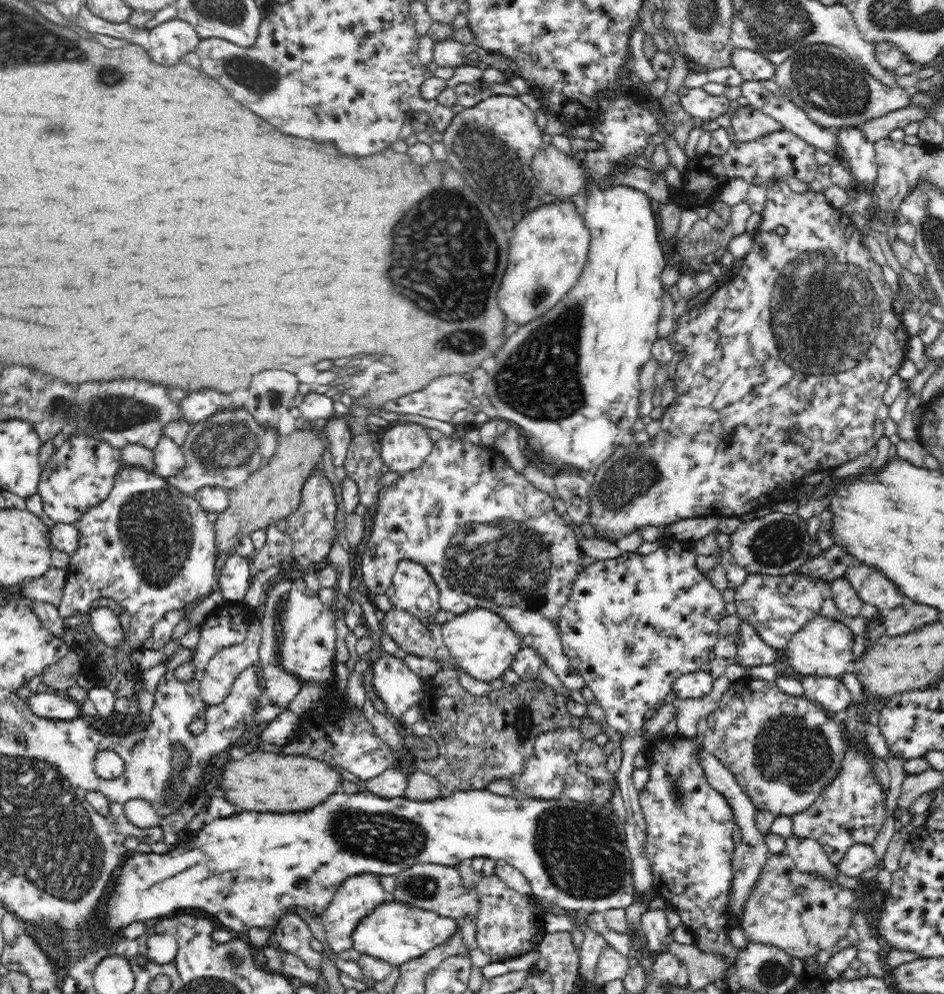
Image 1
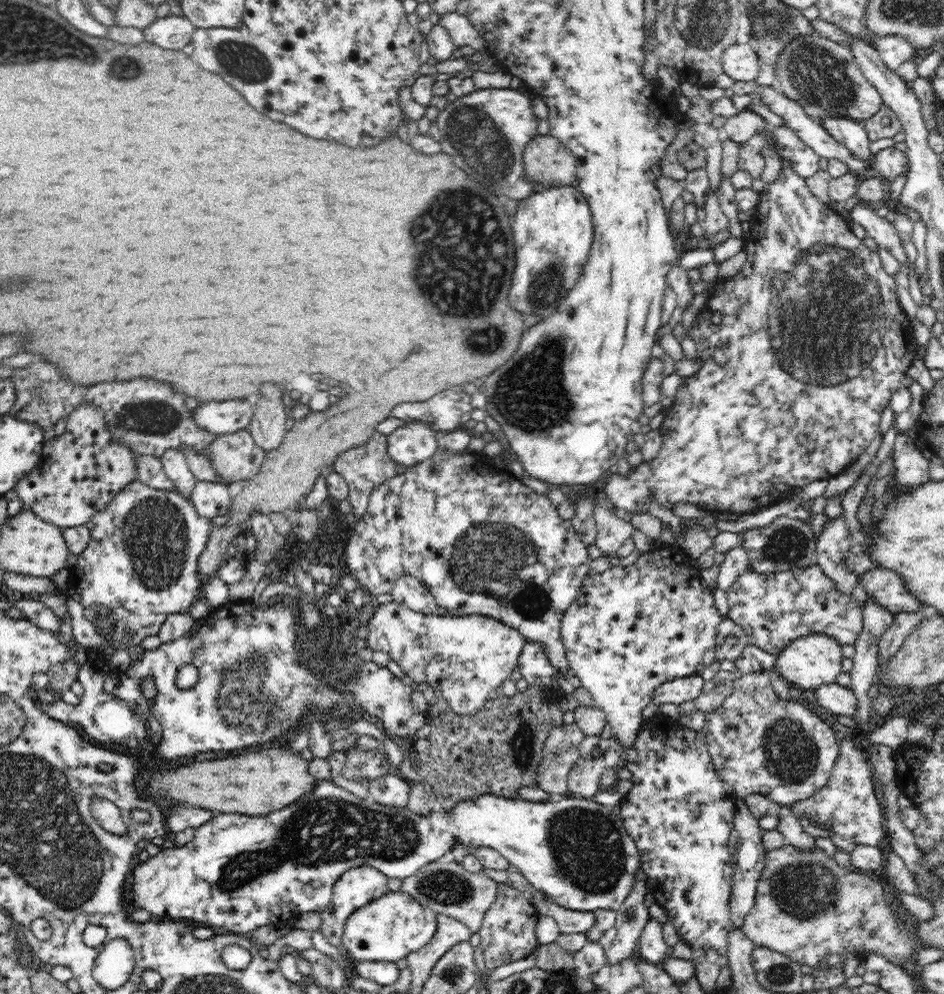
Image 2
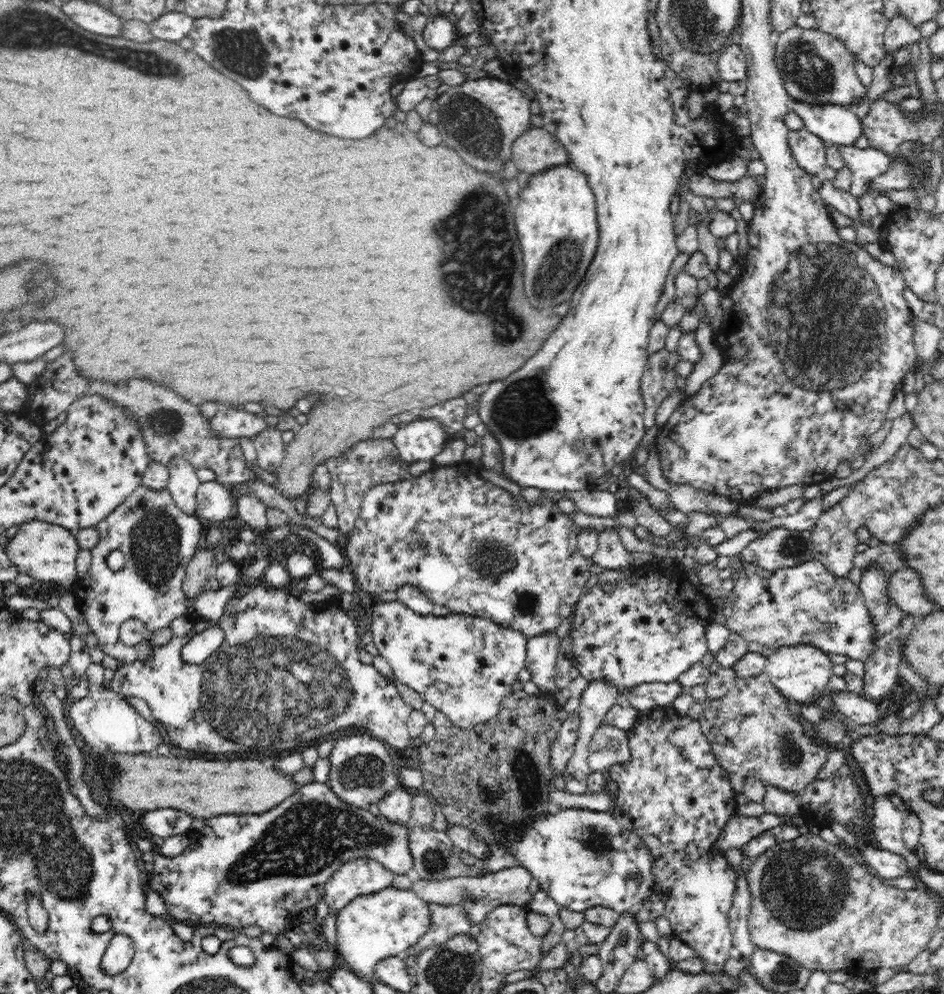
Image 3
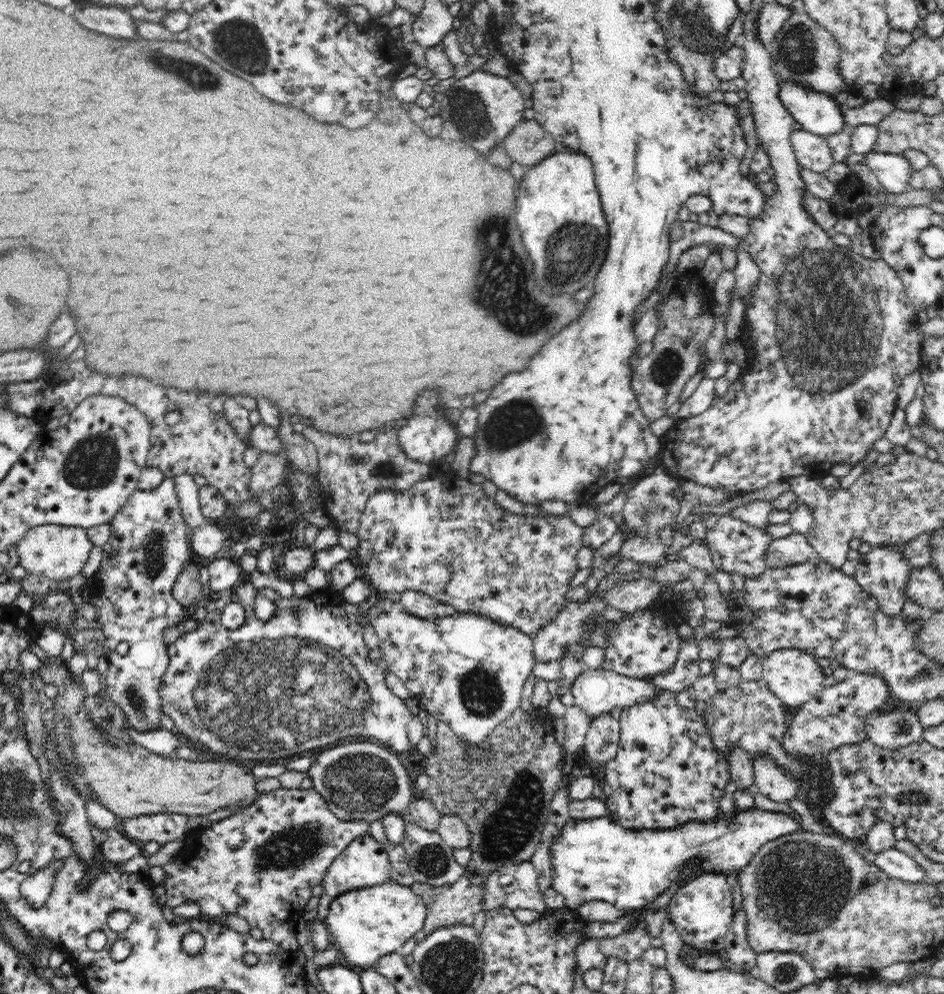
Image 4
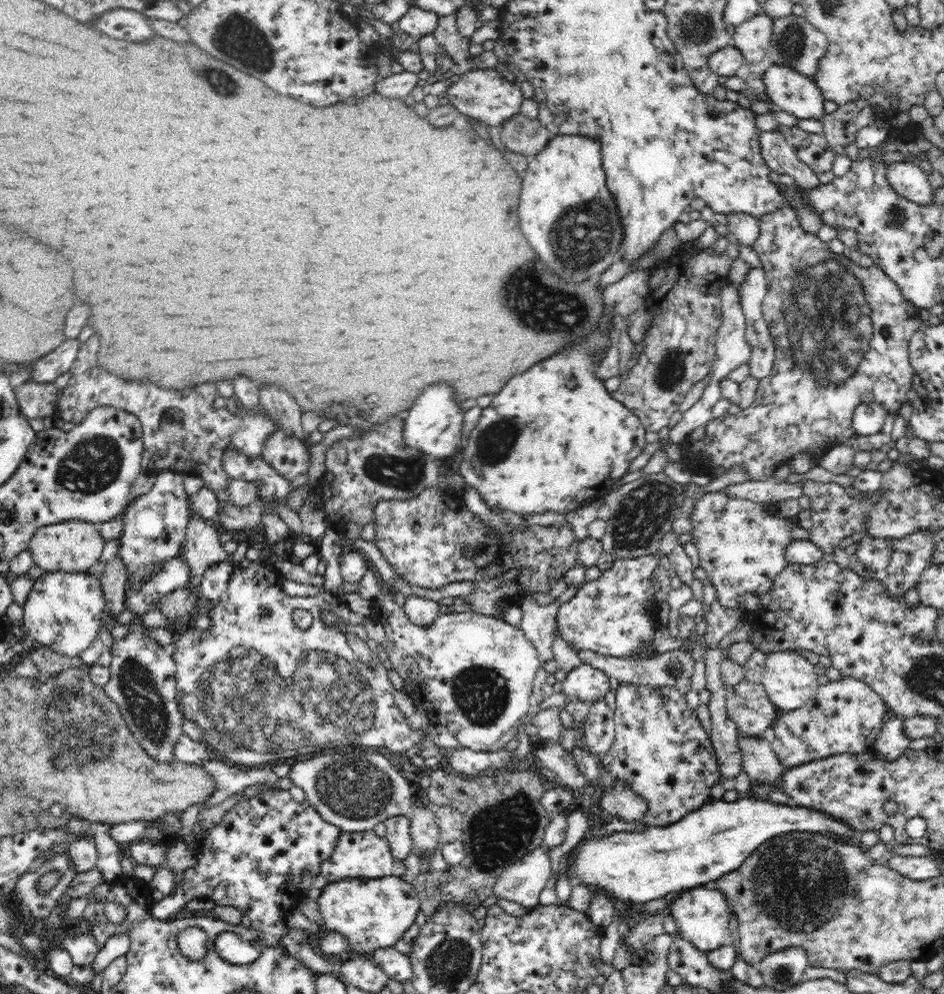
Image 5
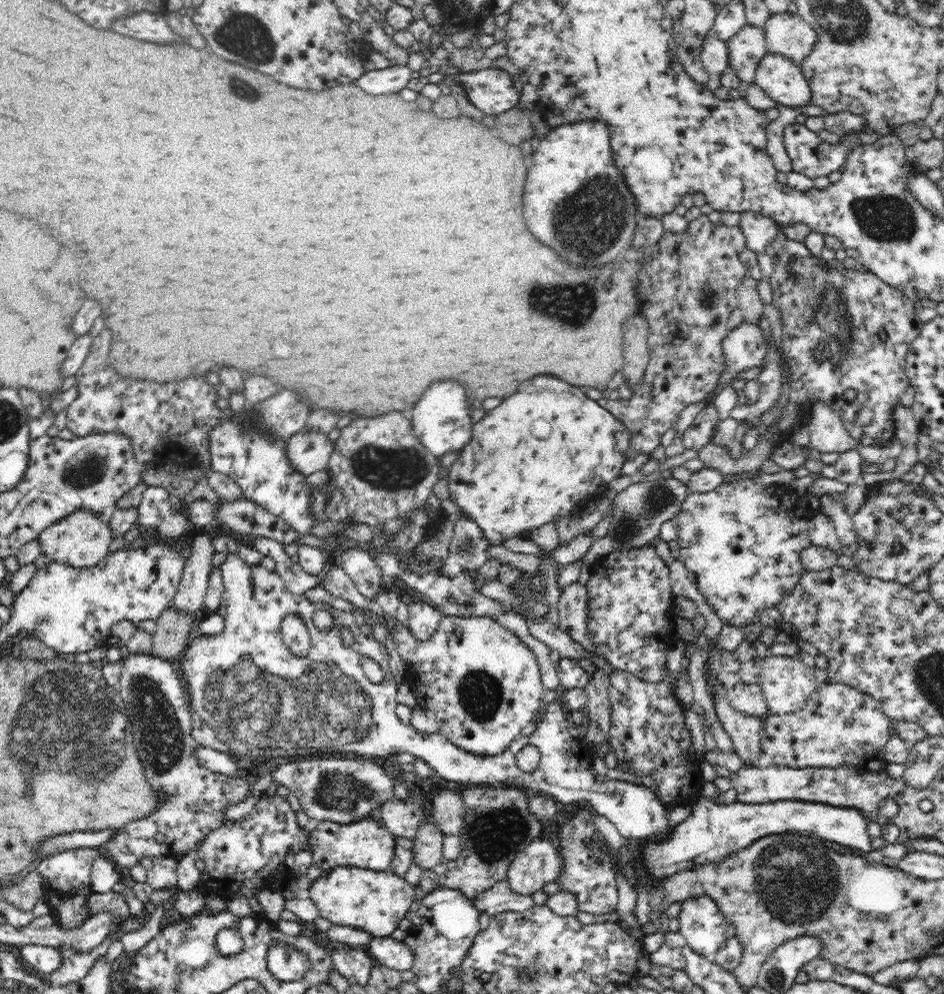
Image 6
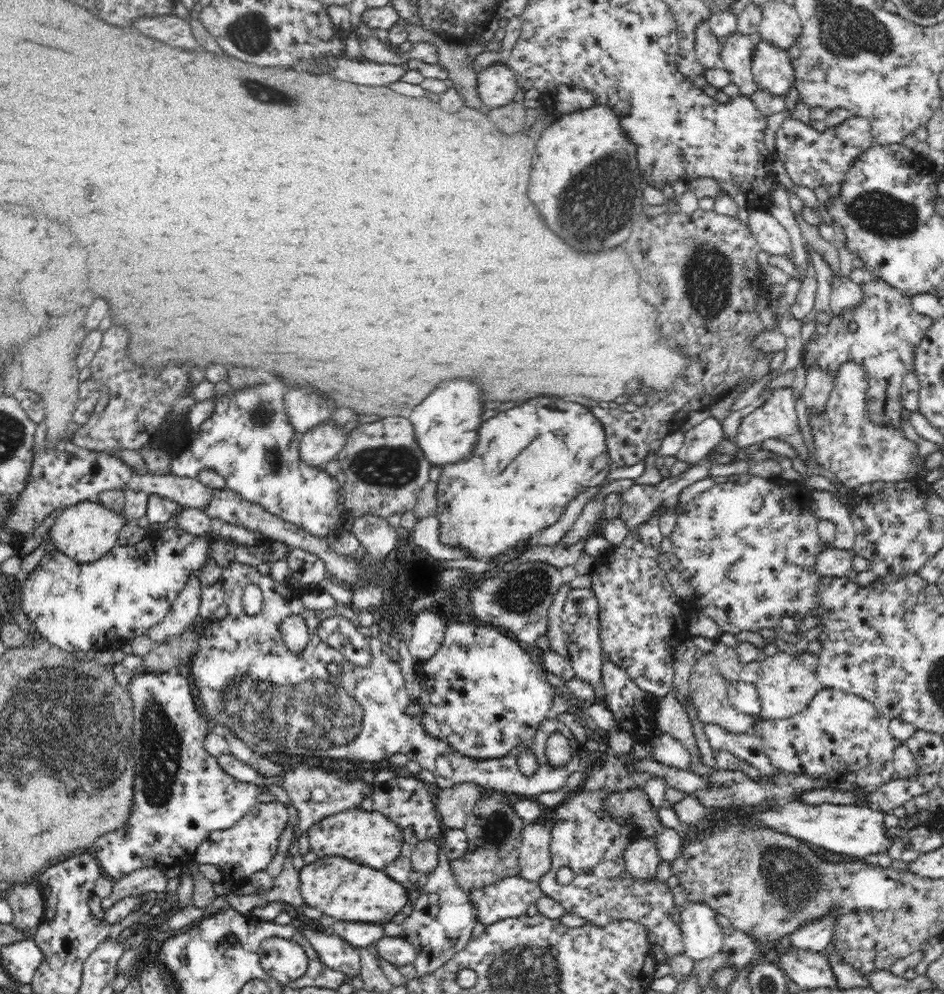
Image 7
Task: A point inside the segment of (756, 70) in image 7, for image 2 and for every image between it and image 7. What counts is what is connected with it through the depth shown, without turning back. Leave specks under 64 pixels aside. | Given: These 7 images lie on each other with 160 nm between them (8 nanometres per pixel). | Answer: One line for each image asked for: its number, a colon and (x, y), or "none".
2: (851, 133)
3: (840, 124)
4: (818, 113)
5: (786, 88)
6: (781, 79)

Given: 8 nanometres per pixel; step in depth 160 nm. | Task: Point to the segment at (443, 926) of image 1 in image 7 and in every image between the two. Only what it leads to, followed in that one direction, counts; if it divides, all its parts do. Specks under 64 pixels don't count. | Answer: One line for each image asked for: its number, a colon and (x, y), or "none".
2: (389, 928)
3: (371, 927)
4: (365, 924)
5: (372, 913)
6: (375, 902)
7: (338, 887)

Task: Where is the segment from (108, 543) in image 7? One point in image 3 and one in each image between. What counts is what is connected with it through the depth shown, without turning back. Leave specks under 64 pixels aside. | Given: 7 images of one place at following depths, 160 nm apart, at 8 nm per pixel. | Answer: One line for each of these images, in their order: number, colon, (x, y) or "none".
3: (46, 552)
4: (58, 552)
5: (75, 545)
6: (81, 539)

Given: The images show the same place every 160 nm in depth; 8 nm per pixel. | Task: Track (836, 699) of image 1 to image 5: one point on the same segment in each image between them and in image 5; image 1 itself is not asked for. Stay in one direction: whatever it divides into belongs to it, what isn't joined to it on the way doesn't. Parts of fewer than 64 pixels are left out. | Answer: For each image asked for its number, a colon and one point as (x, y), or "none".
2: (838, 700)
3: (861, 711)
4: (896, 730)
5: (892, 742)

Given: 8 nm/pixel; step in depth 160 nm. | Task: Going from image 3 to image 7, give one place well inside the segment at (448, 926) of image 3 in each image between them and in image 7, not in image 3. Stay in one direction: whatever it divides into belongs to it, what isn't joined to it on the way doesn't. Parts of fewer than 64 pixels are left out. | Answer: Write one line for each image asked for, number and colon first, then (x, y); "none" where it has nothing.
4: (505, 808)
5: (502, 818)
6: (497, 825)
7: (494, 831)

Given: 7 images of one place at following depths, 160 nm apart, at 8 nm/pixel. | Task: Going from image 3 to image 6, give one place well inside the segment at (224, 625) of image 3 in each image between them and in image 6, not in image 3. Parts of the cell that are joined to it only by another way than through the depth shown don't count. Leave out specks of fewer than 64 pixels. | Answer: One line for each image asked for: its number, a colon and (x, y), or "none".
4: (218, 691)
5: (232, 679)
6: (245, 683)

